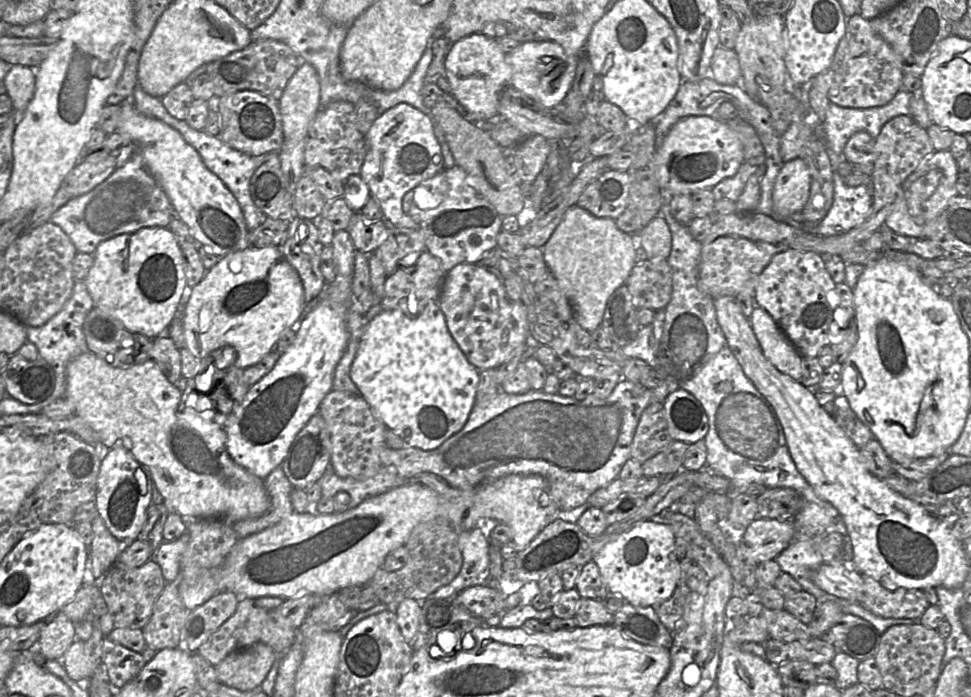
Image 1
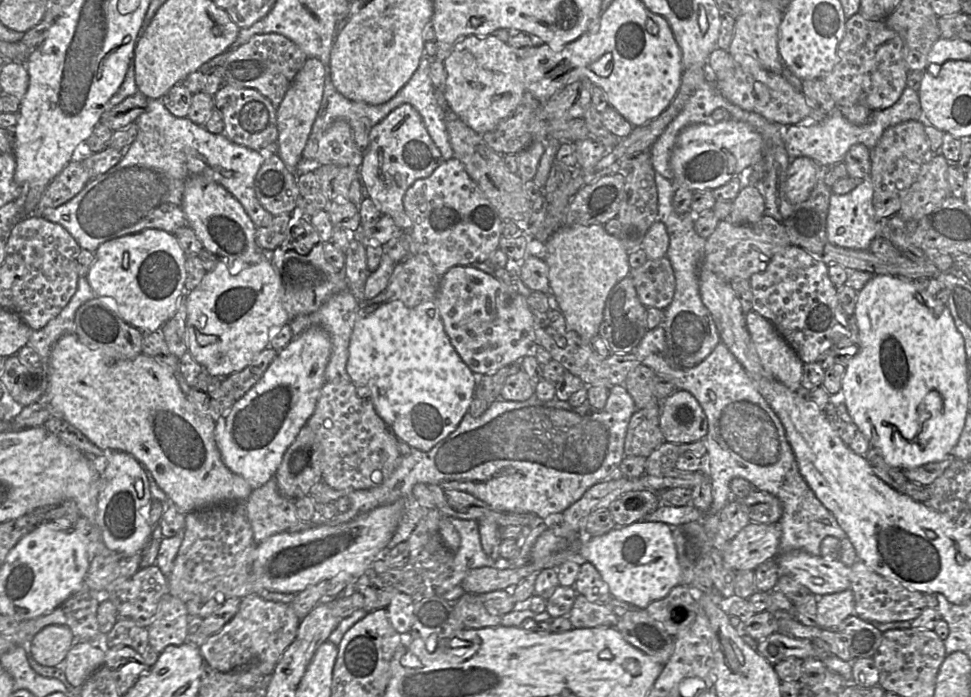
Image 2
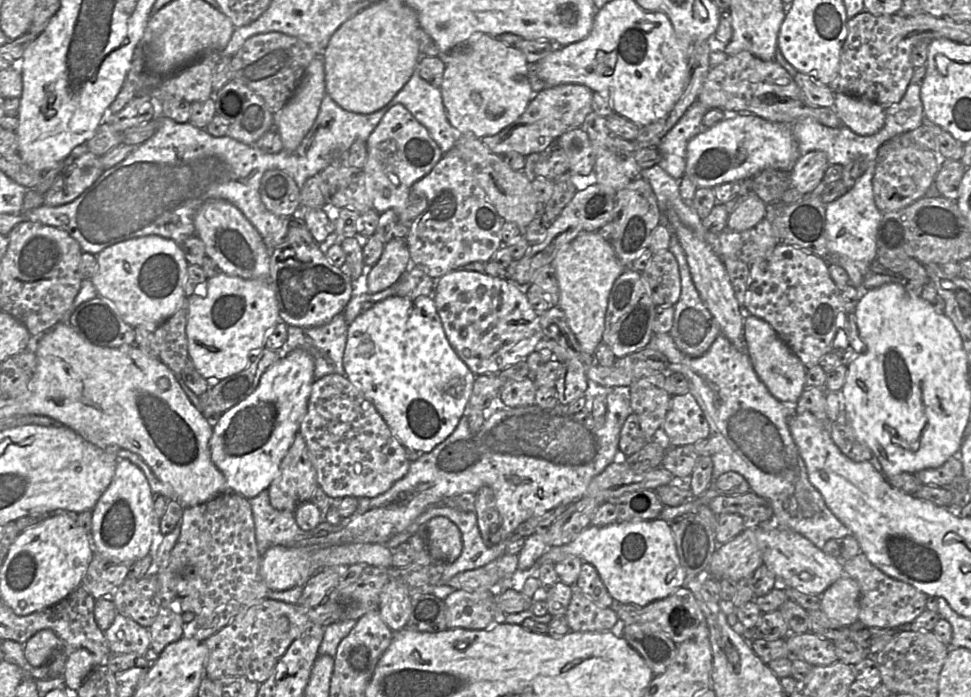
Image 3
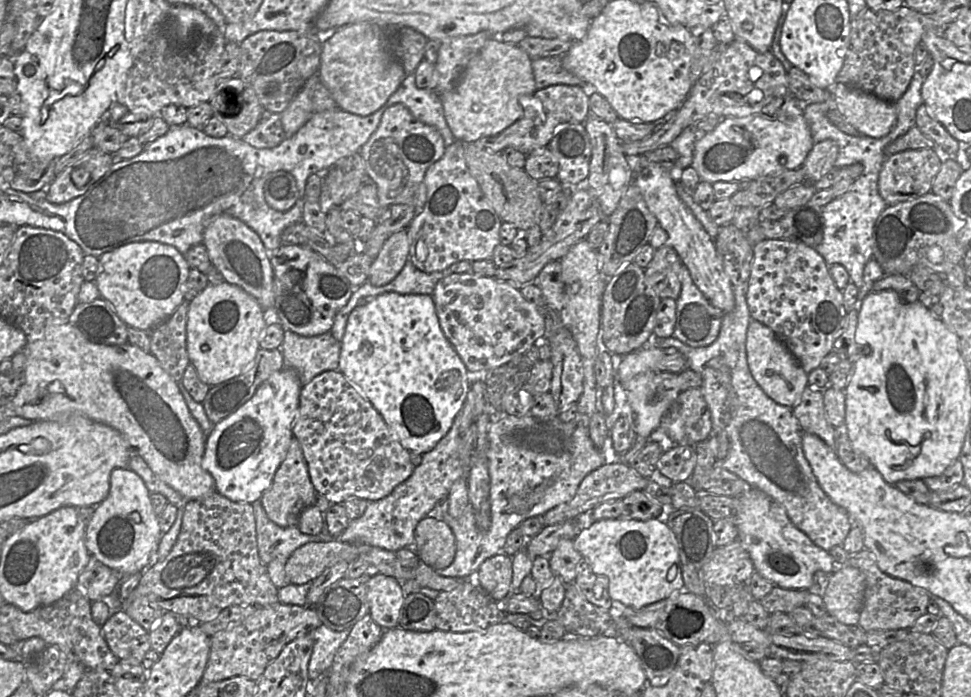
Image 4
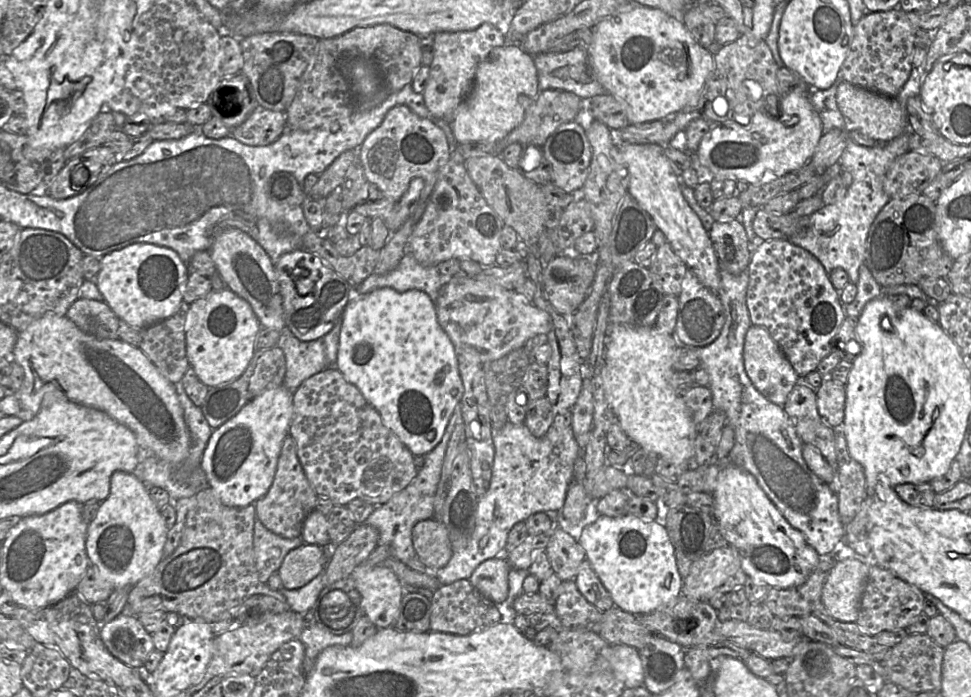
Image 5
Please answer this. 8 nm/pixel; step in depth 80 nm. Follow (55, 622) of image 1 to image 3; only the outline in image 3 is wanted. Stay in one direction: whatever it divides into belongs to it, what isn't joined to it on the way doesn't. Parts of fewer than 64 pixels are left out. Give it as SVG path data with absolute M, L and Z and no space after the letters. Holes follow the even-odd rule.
M40 630L23 644L25 659L31 666L46 665L53 653L62 648L62 644L52 630Z

